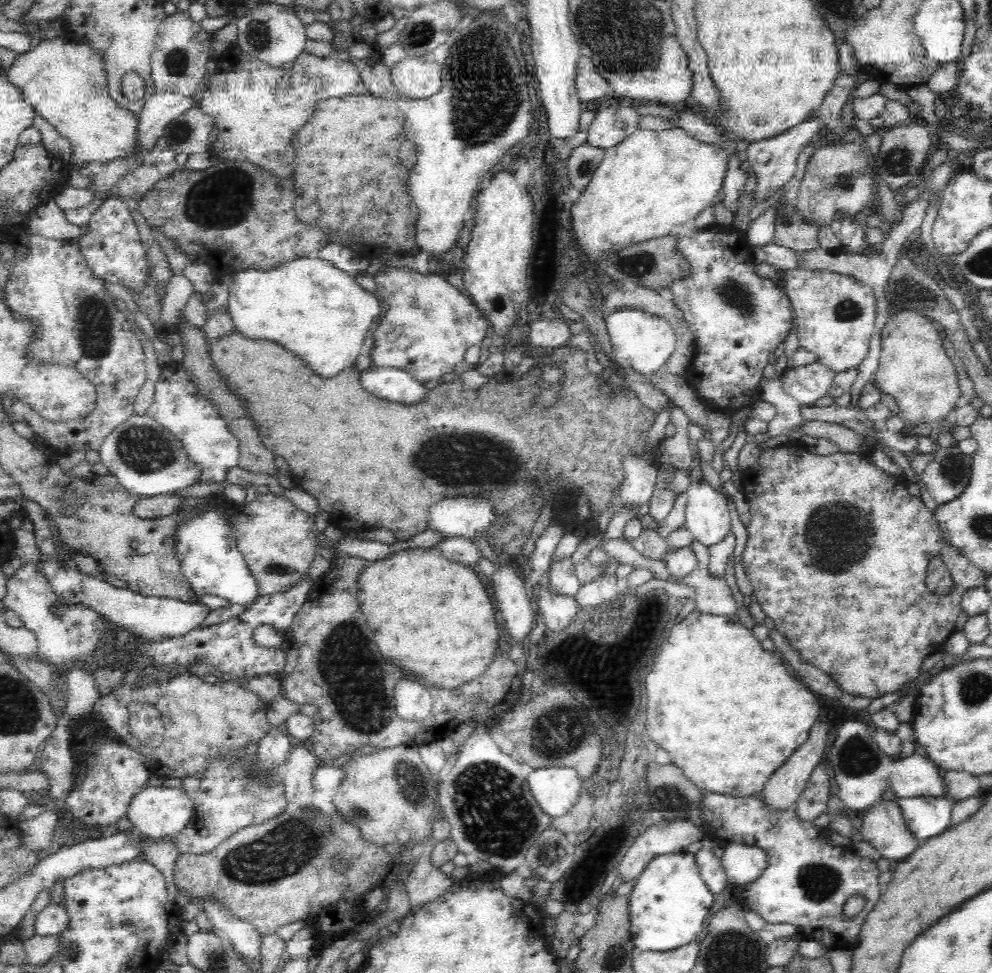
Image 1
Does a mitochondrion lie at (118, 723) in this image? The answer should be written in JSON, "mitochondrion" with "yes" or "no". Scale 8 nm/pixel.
{"mitochondrion":"no"}

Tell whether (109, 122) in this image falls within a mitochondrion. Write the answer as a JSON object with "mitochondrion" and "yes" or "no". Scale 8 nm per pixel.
{"mitochondrion":"no"}

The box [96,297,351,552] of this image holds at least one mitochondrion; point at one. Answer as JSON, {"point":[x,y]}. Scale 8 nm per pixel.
{"point":[144,449]}

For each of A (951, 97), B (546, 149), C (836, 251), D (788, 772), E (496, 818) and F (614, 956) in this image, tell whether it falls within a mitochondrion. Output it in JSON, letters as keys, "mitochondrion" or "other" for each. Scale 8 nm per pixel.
{"A":"other","B":"other","C":"other","D":"other","E":"mitochondrion","F":"mitochondrion"}

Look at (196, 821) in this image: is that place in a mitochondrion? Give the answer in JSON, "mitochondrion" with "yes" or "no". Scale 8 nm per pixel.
{"mitochondrion":"no"}

